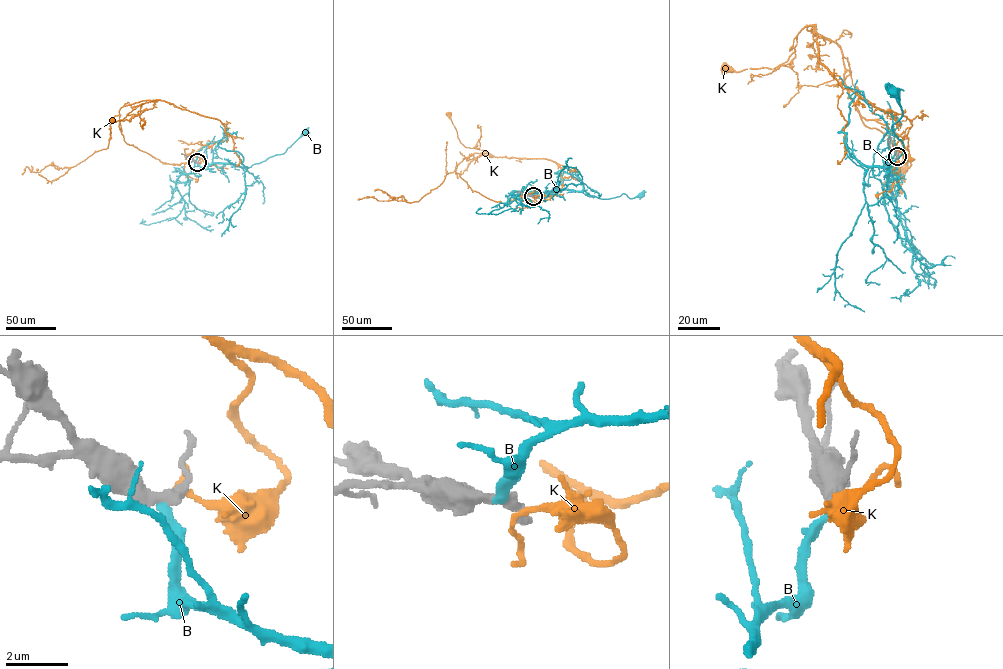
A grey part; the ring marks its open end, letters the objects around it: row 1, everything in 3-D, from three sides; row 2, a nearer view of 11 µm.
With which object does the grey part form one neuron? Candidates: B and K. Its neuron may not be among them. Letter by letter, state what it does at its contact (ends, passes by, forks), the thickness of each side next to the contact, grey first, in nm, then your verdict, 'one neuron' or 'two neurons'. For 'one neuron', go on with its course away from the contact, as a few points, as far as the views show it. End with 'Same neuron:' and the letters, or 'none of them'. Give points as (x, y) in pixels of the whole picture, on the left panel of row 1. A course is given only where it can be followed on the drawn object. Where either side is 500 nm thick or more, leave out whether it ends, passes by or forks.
B: it ends there; 360 nm thick on the grey side, 300 nm on the other; two neurons
K: it passes by; 280 nm thick on the grey side, 150 nm on the other; two neurons
Same neuron: none of them

